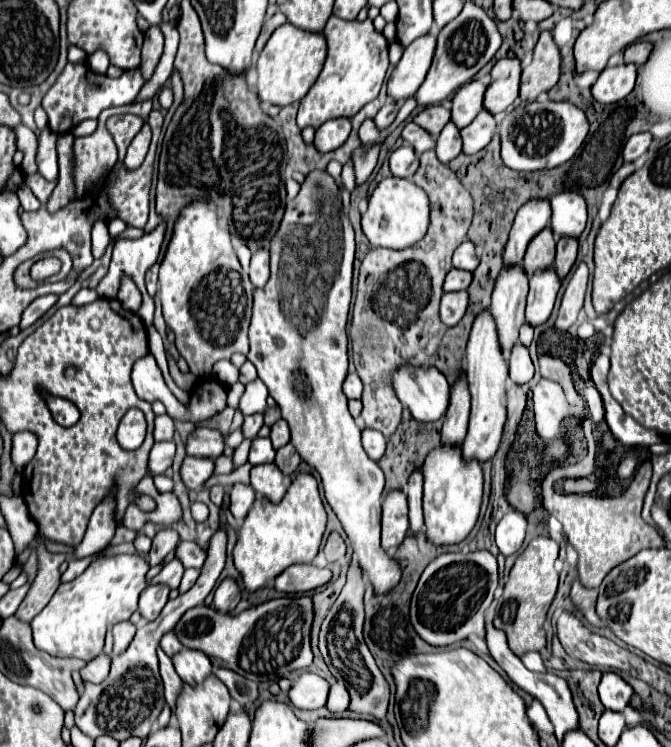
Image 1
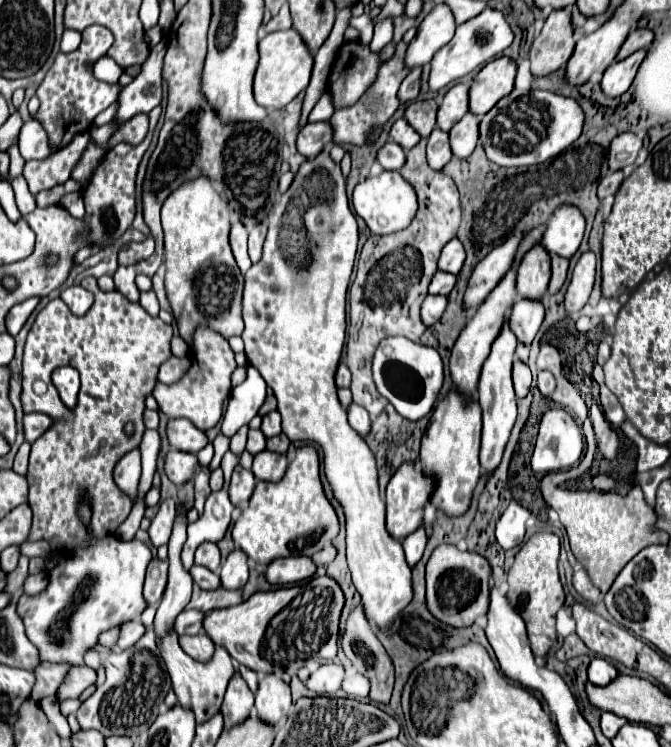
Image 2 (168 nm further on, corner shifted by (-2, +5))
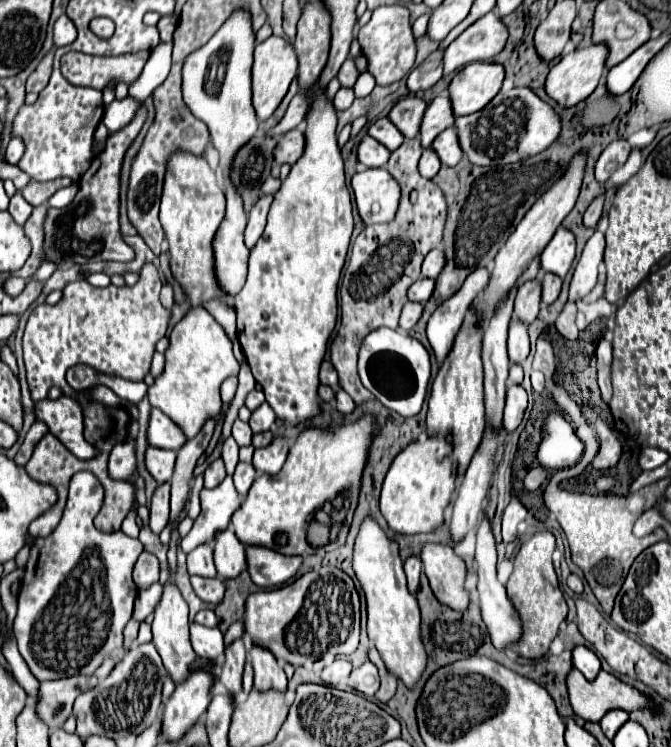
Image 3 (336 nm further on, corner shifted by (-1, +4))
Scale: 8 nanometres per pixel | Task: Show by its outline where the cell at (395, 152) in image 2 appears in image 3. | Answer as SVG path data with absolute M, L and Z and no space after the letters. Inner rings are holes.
M365 135L359 145L359 163L365 167L385 167L391 151L377 139Z

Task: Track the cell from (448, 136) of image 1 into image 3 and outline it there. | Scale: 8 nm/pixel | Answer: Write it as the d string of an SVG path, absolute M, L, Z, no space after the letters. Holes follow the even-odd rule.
M427 147L419 161L419 173L427 179L433 179L439 169L441 169L441 161L437 159L437 153L433 151L433 147Z

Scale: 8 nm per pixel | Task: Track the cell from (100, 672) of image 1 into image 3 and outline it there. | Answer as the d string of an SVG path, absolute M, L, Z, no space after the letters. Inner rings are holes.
M73 675L57 681L41 683L41 697L37 701L37 713L49 729L61 727L71 715L75 699L85 691L87 677Z

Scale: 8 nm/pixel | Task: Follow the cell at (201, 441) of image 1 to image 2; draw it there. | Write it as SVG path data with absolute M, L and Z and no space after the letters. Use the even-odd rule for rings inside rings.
M170 418L166 426L166 436L168 436L170 448L190 452L190 454L200 452L208 444L206 434L196 426L192 426L192 422L186 418Z

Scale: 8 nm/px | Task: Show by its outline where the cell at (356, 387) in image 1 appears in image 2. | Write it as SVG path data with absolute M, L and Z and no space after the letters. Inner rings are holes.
M340 362L338 364L338 368L336 368L336 386L338 388L348 388L350 386L350 370L348 370L348 366L344 364L344 362Z

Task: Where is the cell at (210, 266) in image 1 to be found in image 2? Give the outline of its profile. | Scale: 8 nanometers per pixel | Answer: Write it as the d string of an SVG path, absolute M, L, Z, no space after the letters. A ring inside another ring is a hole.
M202 176L184 182L170 194L162 206L164 260L166 260L166 294L172 304L180 336L190 342L192 330L204 324L224 338L242 334L242 274L230 254L228 206L214 190L212 182Z

